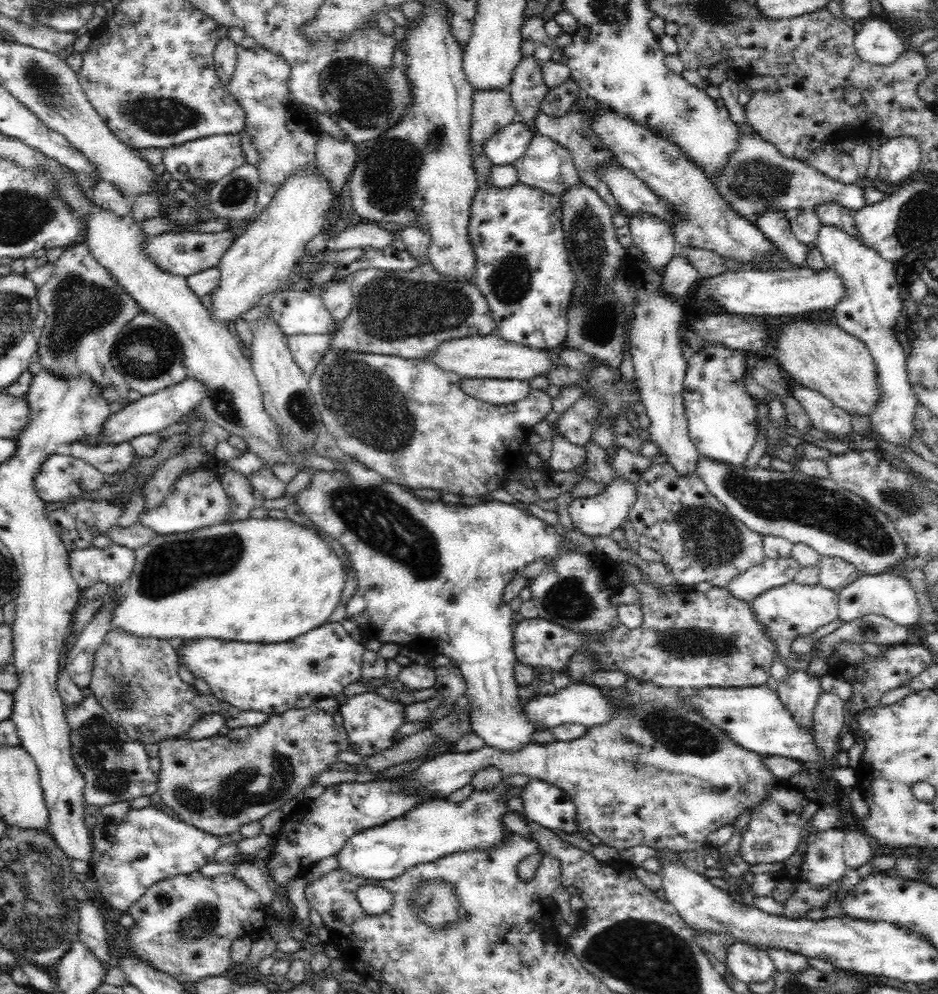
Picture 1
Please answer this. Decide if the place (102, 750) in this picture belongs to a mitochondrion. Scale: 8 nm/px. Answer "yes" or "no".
yes

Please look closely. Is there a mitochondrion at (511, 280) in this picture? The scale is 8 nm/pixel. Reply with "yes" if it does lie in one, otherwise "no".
yes

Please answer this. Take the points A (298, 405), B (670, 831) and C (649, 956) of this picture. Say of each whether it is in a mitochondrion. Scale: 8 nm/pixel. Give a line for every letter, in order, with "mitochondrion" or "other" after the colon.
A: mitochondrion
B: other
C: mitochondrion

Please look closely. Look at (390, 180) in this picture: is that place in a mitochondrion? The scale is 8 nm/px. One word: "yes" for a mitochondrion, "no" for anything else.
yes

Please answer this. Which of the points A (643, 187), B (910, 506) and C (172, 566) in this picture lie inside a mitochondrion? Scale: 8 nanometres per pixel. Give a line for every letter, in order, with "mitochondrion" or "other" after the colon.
A: other
B: mitochondrion
C: mitochondrion

